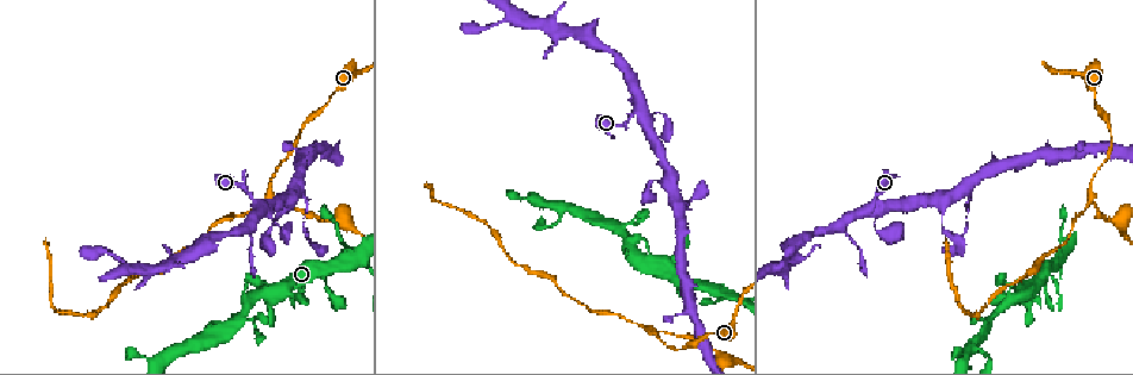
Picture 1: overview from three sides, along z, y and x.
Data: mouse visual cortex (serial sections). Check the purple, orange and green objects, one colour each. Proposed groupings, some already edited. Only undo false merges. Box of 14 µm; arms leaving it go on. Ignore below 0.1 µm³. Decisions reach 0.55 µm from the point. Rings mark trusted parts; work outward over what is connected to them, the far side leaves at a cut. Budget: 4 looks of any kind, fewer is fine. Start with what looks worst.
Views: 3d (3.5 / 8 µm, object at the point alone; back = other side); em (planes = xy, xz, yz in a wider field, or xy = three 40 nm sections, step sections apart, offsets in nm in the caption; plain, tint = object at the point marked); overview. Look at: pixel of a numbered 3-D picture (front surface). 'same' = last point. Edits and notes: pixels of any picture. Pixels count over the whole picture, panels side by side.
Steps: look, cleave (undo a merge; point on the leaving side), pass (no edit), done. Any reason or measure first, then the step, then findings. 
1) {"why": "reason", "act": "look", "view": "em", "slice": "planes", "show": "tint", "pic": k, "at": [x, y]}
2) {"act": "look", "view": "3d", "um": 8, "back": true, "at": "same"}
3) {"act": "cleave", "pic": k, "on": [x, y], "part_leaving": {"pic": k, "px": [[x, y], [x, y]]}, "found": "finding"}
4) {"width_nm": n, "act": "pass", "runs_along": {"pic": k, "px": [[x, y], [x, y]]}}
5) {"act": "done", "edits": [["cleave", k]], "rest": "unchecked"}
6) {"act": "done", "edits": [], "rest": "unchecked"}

{"why": "branch point", "act": "look", "view": "3d", "um": 3.5, "back": true, "pic": 1, "at": [268, 196]}

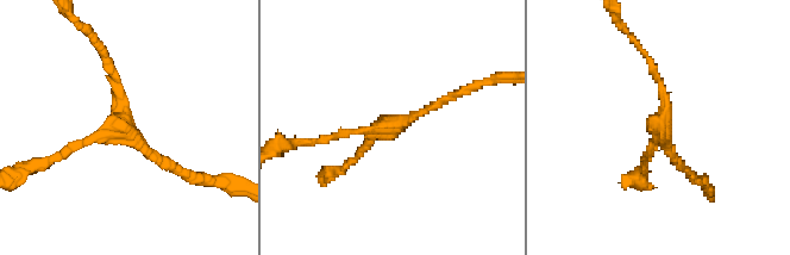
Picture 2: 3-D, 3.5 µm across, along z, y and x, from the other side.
{"arms": 3, "arm_widths_nm": [100, 150, 150], "act": "look", "view": "em", "slice": "xy", "step": 3, "show": "tint", "pic": 2, "at": [662, 126]}

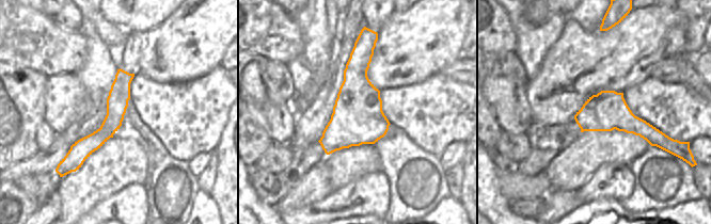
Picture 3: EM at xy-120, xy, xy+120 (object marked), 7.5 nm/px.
{"act": "pass", "runs_along": {"pic": 3, "px": [[130, 76], [112, 123], [76, 166]]}, "found": "one cell here"}

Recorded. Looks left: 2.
{"why": "four arms meet", "act": "look", "view": "3d", "um": 8, "pic": 1, "at": [874, 202]}

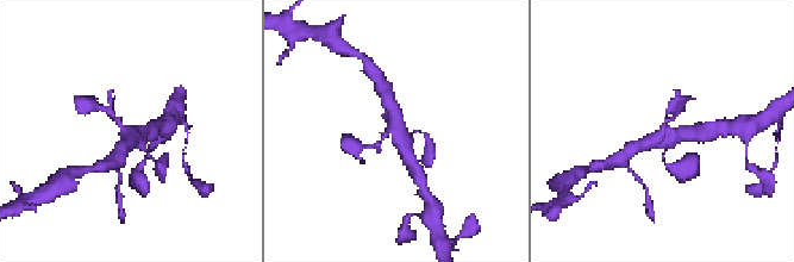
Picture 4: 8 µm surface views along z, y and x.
{"arms": 4, "arm_widths_nm": [150, 250, 400, 400], "why": "now the EM", "act": "look", "view": "em", "slice": "planes", "show": "tint", "pic": 4, "at": [663, 131]}

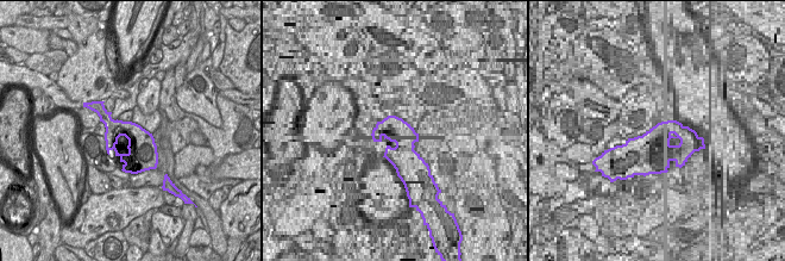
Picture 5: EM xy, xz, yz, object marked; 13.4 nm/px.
{"act": "pass", "runs_along": {"pic": 4, "px": [[104, 108], [123, 129], [141, 131]]}, "found": "all the same cell"}

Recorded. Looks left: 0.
{"act": "done", "edits": [], "rest": "unchecked"}

